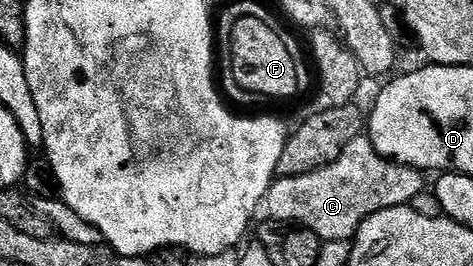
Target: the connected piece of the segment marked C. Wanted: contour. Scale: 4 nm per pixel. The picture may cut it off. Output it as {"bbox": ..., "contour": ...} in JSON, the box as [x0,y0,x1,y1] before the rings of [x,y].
{"bbox":[266,137,426,242],"contour":[[[361,137],[350,141],[346,149],[330,165],[326,165],[317,171],[311,171],[305,175],[295,175],[289,179],[280,177],[268,188],[266,196],[266,211],[277,223],[290,223],[310,229],[322,241],[342,242],[351,240],[356,230],[366,217],[378,213],[382,209],[391,207],[406,207],[411,204],[418,193],[426,189],[425,172],[417,167],[407,167],[401,163],[393,163],[391,159],[384,159],[374,149],[374,145],[367,137]]]}

